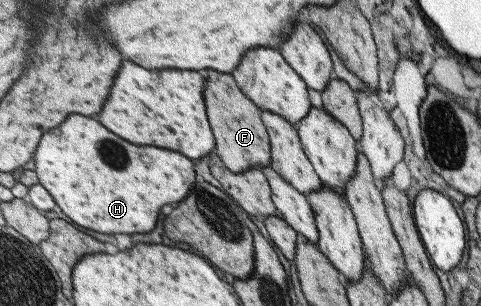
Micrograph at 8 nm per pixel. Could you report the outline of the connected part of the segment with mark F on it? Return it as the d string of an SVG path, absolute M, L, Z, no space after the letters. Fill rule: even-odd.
M208 70L204 72L204 76L208 76L208 88L206 88L208 116L216 132L218 154L222 156L226 166L235 173L268 167L268 129L263 123L262 109L243 89L238 88L232 74ZM218 126L222 126L224 132L218 132Z

